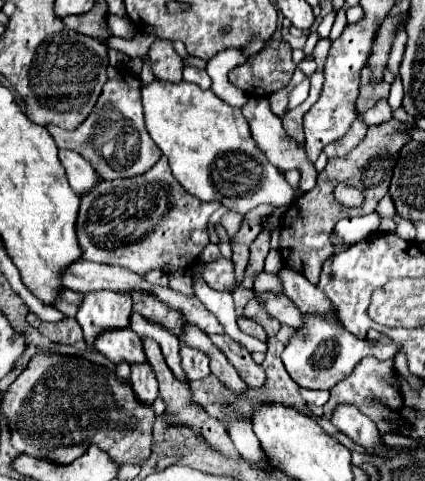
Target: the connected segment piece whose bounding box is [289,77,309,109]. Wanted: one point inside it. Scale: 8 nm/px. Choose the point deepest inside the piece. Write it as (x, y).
(300, 93)

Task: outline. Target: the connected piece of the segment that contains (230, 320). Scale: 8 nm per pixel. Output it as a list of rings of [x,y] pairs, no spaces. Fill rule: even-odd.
[[[193,281],[193,289],[195,289],[195,295],[203,301],[203,305],[217,317],[217,321],[225,327],[225,333],[231,335],[235,341],[239,341],[241,345],[245,345],[251,353],[255,351],[261,351],[265,353],[267,351],[267,345],[257,341],[255,337],[249,337],[245,333],[241,333],[241,329],[237,327],[237,321],[235,321],[235,309],[233,309],[233,297],[231,293],[227,291],[215,291],[211,289],[205,281]]]

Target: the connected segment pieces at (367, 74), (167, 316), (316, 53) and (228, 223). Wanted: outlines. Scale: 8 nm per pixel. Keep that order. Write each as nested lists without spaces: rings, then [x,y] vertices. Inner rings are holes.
[[[365,65],[363,71],[361,71],[361,83],[359,83],[359,95],[357,95],[357,101],[355,101],[355,111],[365,113],[371,107],[375,107],[377,101],[387,99],[387,97],[389,97],[389,83],[377,81],[373,77],[371,67]]]
[[[133,289],[131,297],[133,297],[133,309],[139,309],[139,313],[143,313],[145,317],[151,317],[151,321],[163,321],[163,325],[167,325],[171,333],[179,329],[179,321],[183,321],[179,313],[175,313],[175,309],[171,309],[167,303],[157,299],[153,293]]]
[[[319,39],[315,49],[313,49],[313,57],[315,57],[315,63],[317,63],[317,69],[323,69],[325,65],[325,59],[327,59],[327,53],[329,53],[329,47],[331,47],[331,39]]]
[[[228,211],[222,218],[221,224],[226,230],[230,239],[239,231],[242,222],[242,216],[234,211]]]

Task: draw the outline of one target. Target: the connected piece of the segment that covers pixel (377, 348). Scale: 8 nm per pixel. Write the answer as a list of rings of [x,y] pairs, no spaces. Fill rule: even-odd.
[[[303,313],[303,325],[299,329],[295,329],[285,351],[281,353],[287,373],[299,387],[305,387],[305,389],[333,389],[339,381],[349,377],[353,373],[355,365],[359,365],[359,361],[365,357],[375,357],[379,361],[393,359],[395,345],[355,337],[353,333],[349,333],[343,327],[337,313],[333,313],[333,317]]]

